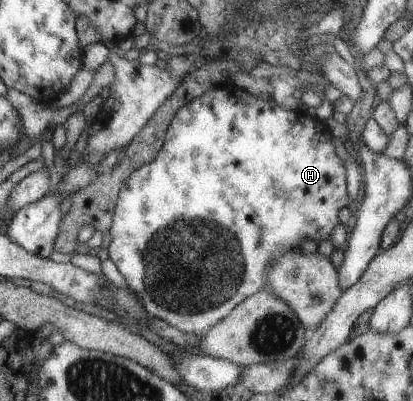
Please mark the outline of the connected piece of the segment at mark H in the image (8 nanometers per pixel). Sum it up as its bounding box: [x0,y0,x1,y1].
[108,83,346,335]

